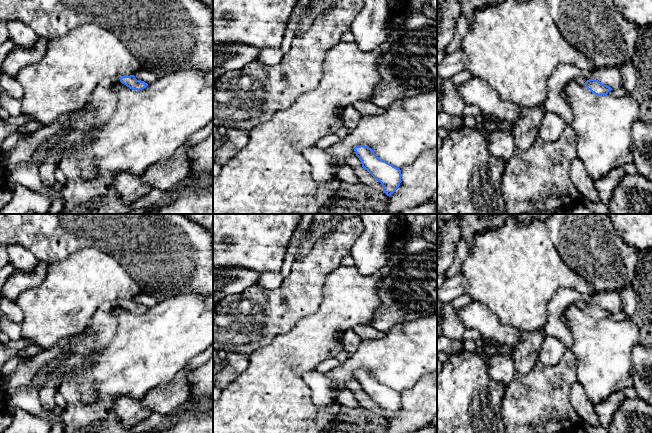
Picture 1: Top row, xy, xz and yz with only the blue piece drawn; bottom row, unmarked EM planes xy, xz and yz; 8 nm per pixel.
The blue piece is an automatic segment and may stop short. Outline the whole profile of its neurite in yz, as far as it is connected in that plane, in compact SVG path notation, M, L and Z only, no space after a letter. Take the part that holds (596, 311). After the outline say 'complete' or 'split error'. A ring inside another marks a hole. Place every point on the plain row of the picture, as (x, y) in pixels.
M581 299L574 303L578 307L582 307L588 314L597 320L607 319L609 315L613 314L611 311L602 308L598 304L589 303L586 304Z | split error

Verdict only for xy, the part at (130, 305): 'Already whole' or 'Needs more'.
Already whole

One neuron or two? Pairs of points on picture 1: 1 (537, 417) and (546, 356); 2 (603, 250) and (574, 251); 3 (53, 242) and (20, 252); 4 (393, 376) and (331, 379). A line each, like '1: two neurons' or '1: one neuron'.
1: two neurons
2: one neuron
3: two neurons
4: one neuron

